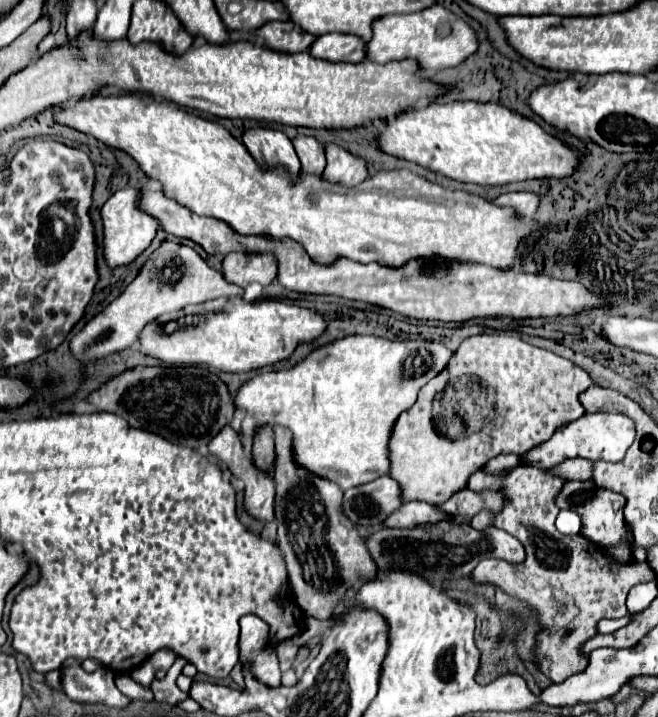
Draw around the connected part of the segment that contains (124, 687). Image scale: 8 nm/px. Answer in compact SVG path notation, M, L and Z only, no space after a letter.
M118 675L115 677L118 689L131 699L152 701L154 699L151 688L143 687L136 683L129 675Z

